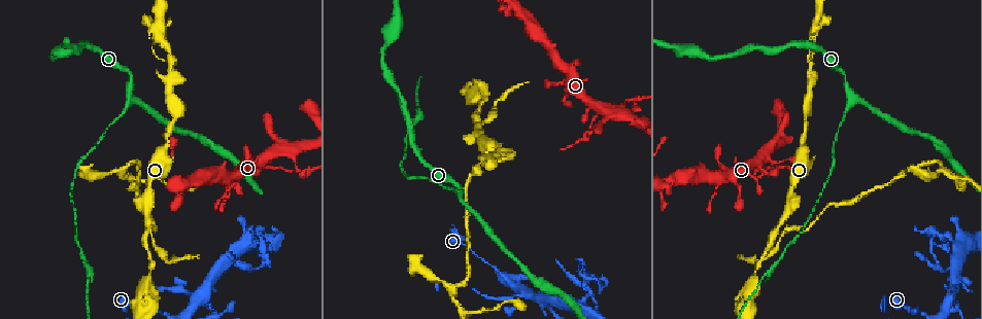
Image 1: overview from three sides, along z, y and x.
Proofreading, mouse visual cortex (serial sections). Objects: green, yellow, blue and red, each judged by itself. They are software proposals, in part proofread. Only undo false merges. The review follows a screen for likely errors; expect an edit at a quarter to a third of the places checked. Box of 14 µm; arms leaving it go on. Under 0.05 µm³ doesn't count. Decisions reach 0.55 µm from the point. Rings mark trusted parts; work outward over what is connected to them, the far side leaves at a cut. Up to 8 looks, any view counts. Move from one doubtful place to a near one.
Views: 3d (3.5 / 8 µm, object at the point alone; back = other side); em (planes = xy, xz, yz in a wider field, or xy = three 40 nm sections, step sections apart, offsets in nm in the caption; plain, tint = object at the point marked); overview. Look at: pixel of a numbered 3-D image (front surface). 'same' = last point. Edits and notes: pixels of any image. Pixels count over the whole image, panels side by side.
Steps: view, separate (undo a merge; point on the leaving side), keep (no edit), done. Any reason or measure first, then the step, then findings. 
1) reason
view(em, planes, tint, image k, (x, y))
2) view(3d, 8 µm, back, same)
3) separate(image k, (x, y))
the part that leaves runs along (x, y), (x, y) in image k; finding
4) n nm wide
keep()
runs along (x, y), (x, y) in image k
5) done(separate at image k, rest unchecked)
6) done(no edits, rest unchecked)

calibre changes
view(3d, 3.5 µm, image 1, (459, 195))

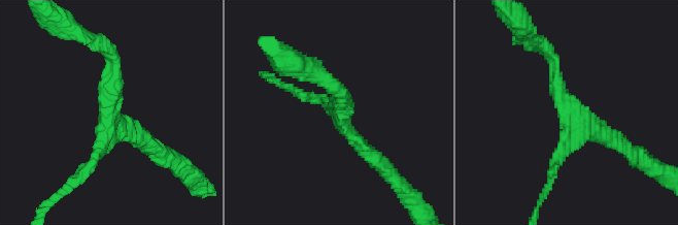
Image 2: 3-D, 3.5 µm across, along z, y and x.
3 arms; arms of 150, 200, 250 nm
view(em, xy, step 1, plain, image 2, (112, 111))

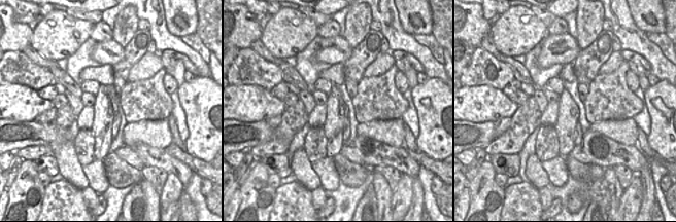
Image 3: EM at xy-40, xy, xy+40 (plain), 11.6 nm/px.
with the object marked
view(em, xy, step 1, tint, same)

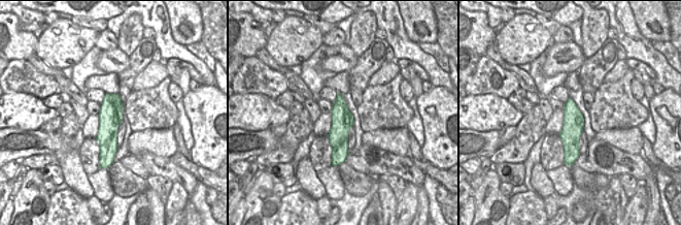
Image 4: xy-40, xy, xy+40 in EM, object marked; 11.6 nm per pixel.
260 nm wide
keep()
runs along (548, 53), (569, 113), (616, 141) in image 2; one cell here

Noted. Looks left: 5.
branch point
view(3d, 8 µm, image 1, (783, 216))

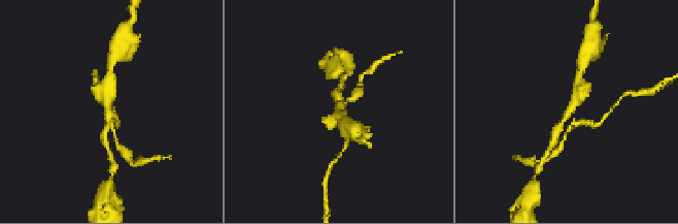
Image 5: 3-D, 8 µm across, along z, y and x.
closer look
view(3d, 3.5 µm, image 5, (338, 109))

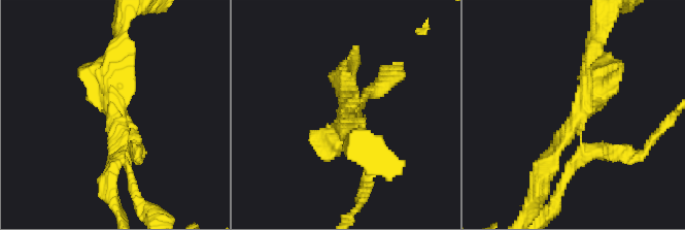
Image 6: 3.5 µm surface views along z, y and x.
3 arms; arms of 150, 200, 350 nm
view(em, xy, step 5, tint, image 6, (116, 117))

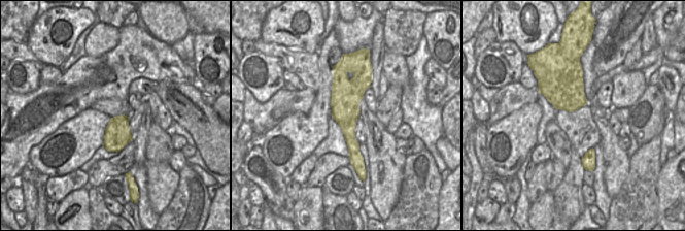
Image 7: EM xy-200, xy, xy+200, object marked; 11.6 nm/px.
separate(image 6, (566, 176))
the part that leaves runs along (581, 146), (637, 159), (660, 130) in image 6; a second cell is stuck on

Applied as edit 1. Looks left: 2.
abrupt turn
view(3d, 8 µm, image 1, (527, 292))

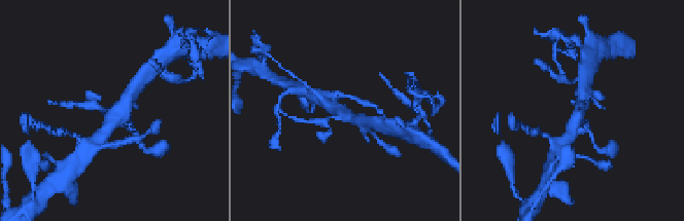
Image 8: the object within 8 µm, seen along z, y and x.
4 arms; arms of 100, 150, 400, 450 nm; shape alone is not enough
view(em, xy, step 2, tint, image 8, (343, 114))

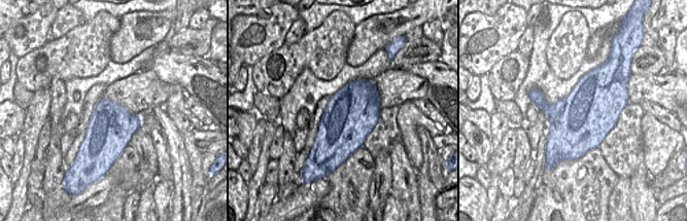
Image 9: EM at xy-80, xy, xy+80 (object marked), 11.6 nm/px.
keep()
continuous, no second cell

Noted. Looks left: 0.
done(separate at image 6, rest unchecked)

